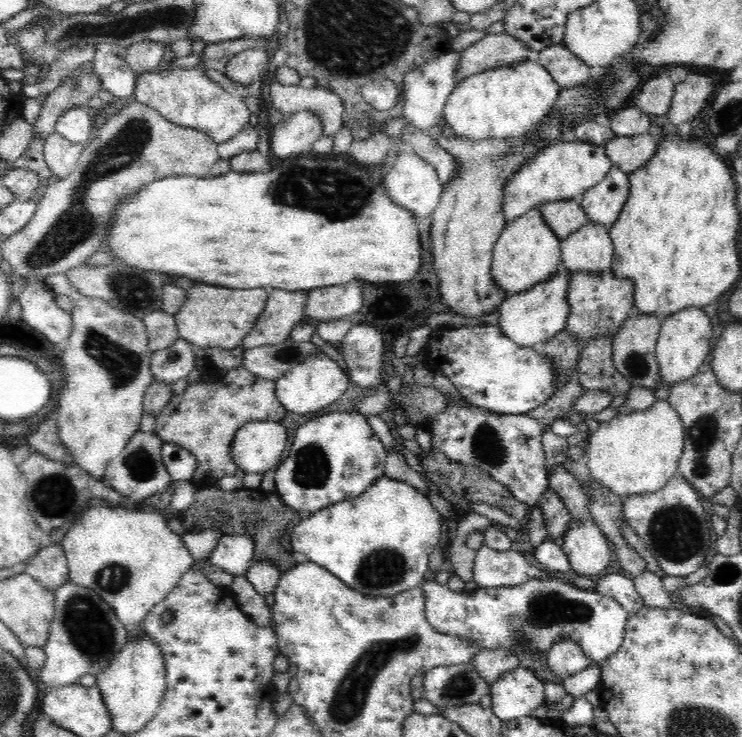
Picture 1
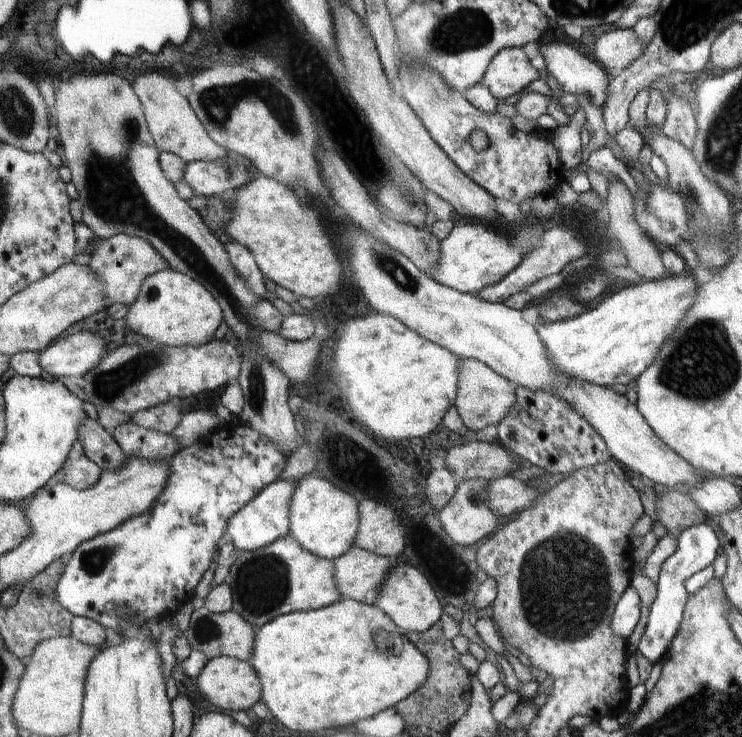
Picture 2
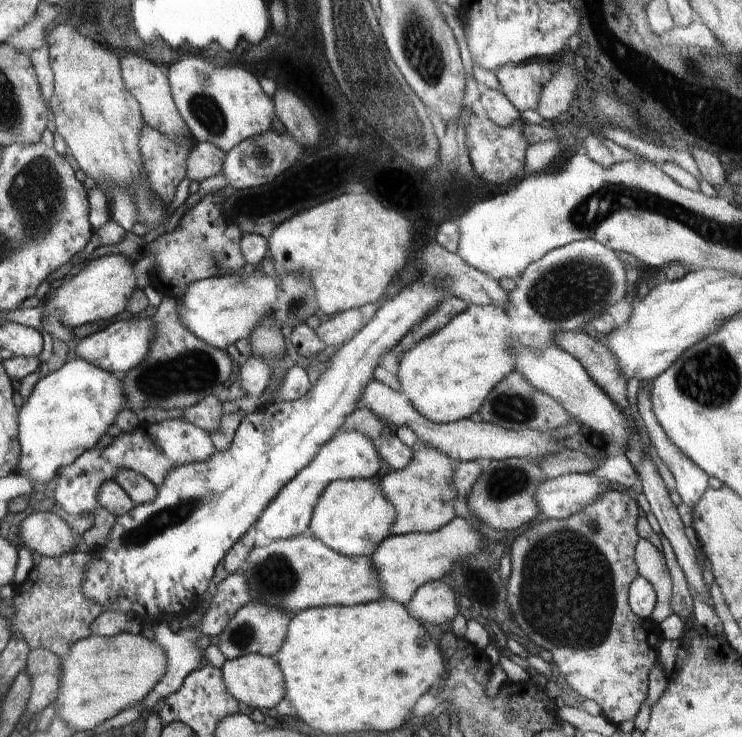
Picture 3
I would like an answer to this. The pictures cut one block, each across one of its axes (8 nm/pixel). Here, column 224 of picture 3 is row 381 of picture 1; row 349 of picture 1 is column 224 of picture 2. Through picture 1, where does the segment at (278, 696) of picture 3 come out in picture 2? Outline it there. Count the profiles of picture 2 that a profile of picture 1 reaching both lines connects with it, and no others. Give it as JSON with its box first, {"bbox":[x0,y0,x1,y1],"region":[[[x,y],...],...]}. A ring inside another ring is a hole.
{"bbox":[196,656,261,711],"region":[[[226,656],[209,659],[200,675],[196,678],[197,694],[206,702],[214,704],[222,710],[246,711],[261,700],[259,679],[249,662],[240,661]]]}

